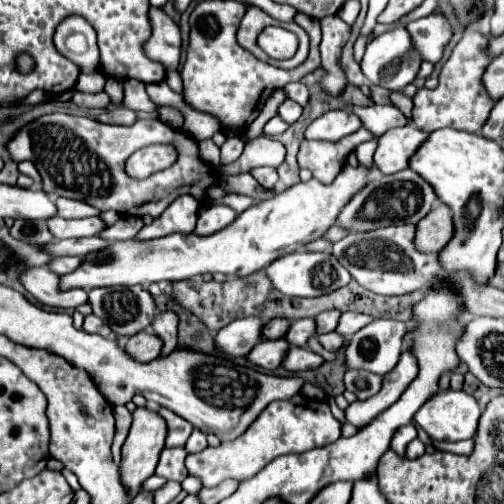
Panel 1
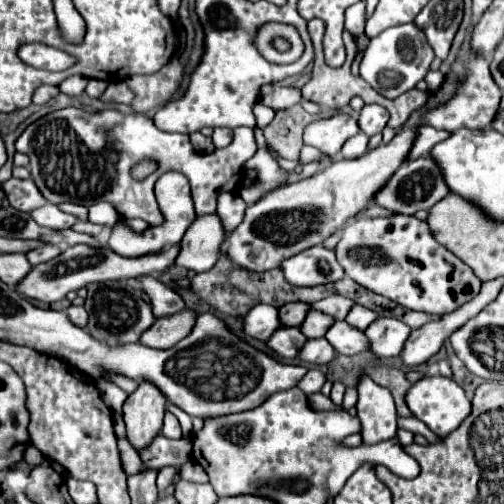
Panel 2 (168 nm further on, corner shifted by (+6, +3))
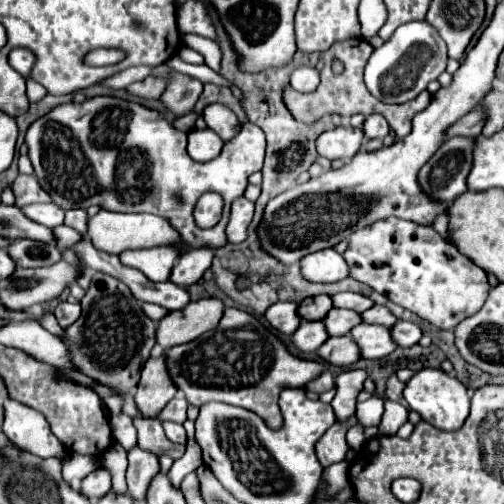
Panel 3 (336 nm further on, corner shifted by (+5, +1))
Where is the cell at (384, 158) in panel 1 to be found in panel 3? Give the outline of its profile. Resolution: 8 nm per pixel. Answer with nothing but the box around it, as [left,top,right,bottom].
[446,108,486,138]

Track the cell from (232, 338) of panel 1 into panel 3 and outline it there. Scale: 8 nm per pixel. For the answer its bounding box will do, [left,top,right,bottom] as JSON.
[266,302,302,334]

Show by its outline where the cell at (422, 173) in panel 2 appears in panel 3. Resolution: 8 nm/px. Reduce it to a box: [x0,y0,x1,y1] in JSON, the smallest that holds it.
[420,138,474,202]

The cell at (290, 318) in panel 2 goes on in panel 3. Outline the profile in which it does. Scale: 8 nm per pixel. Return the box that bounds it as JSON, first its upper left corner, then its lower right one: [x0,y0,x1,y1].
[298,296,332,320]

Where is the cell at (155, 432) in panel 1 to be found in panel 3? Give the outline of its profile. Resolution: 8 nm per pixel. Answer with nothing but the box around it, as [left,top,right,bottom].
[136,356,176,418]

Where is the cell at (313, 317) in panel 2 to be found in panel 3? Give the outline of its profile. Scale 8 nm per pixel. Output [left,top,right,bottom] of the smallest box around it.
[324,308,362,336]

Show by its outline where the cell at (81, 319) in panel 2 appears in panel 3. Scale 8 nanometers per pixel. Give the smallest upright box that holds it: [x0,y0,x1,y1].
[54,302,80,328]

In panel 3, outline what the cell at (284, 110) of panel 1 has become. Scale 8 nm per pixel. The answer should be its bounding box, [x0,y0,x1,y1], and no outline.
[290,66,320,92]

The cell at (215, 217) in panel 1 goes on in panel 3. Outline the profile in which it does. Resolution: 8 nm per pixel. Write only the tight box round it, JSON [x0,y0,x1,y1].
[170,248,212,286]

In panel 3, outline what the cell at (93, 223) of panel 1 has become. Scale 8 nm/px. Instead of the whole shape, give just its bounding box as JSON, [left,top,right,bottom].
[22,202,64,228]

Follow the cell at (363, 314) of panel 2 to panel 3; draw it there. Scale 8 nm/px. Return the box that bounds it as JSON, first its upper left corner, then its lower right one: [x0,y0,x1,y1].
[362,304,398,326]

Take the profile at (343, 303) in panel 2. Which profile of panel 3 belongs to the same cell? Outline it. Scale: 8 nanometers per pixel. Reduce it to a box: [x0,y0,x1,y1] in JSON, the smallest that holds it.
[332,292,374,312]

